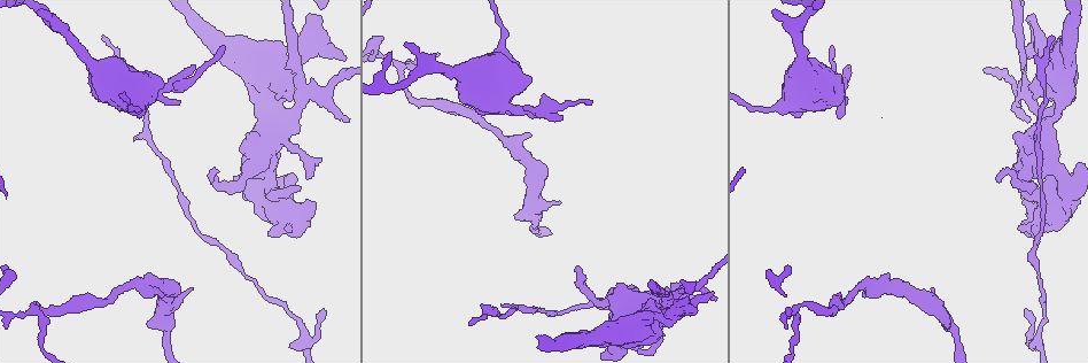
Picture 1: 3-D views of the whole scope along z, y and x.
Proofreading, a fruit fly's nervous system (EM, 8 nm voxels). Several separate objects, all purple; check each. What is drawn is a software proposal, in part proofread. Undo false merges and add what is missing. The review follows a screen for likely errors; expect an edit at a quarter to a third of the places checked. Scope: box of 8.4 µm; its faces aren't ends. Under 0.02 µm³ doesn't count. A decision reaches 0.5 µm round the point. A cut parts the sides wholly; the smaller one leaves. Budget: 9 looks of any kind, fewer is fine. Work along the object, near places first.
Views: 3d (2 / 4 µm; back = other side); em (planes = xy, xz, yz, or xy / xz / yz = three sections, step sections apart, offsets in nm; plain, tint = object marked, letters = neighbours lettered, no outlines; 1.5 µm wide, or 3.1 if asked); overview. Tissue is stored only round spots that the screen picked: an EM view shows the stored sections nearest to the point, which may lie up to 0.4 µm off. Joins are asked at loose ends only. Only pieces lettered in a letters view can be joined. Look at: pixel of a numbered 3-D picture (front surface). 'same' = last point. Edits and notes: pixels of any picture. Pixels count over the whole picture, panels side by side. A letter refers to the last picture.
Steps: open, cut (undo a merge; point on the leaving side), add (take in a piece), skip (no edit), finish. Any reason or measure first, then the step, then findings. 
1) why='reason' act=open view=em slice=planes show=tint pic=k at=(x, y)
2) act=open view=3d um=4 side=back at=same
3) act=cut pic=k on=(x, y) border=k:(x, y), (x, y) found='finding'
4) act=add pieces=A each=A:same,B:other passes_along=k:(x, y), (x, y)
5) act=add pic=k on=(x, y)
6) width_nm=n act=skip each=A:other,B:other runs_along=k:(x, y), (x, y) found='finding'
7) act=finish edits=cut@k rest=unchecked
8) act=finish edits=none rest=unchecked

why='free end' act=open view=3d um=4 pic=1 at=(282, 44)

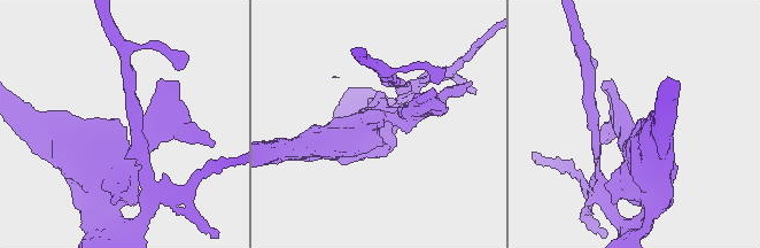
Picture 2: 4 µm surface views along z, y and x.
act=open view=em um=3.1 slice=yz step=16 show=letters pic=2 at=(636, 122)

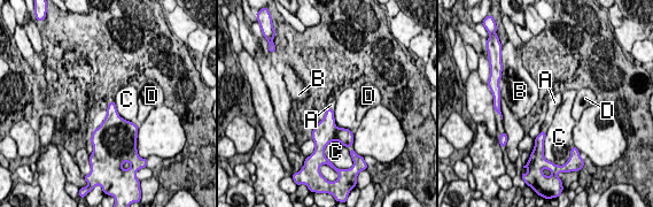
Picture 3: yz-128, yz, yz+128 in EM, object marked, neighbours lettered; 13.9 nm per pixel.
act=open view=em um=3.1 slice=xz step=16 show=letters at=same

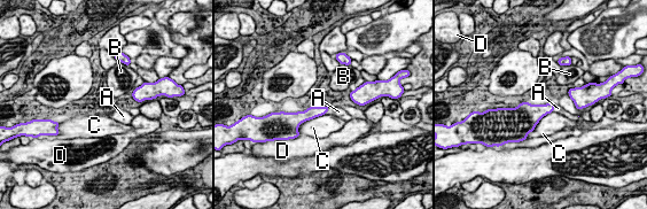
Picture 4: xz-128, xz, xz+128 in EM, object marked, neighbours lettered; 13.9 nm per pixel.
longest_contact=C:500nm act=add pieces=A each=A:same,B:other,C:other,D:other passes_along=4:(536, 111), (553, 107), (558, 108) found='the cell continues'

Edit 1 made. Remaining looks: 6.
why='redraw' act=open view=overview

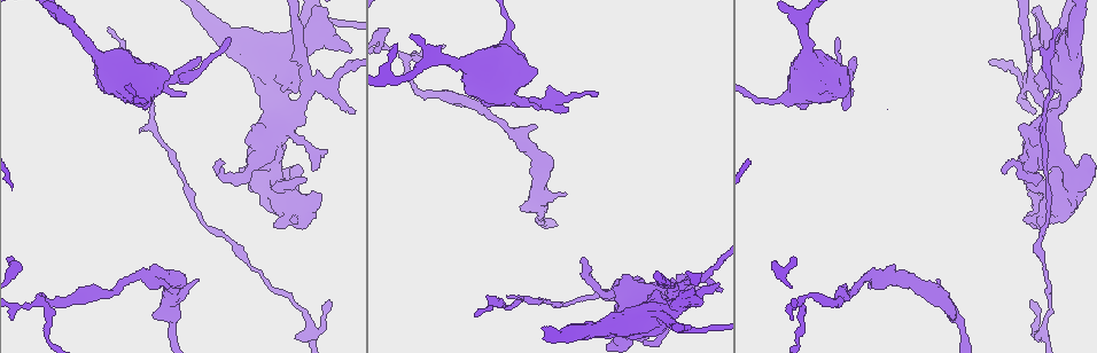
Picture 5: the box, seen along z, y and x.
why='an open end' act=open view=em slice=xz step=4 show=letters pic=5 at=(1057, 29)

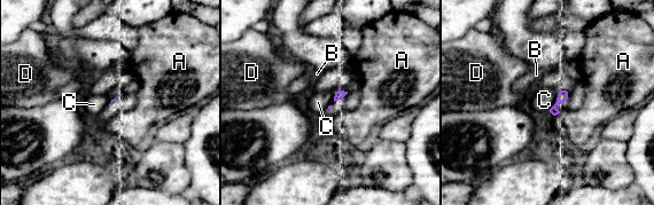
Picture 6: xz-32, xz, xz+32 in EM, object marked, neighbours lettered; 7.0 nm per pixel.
longest_contact=C:180nm act=add pieces=C each=A:other,B:other,C:same,D:other found='it goes on there'

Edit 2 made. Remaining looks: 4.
why='free end' act=open view=3d um=4 side=back pic=5 at=(218, 173)

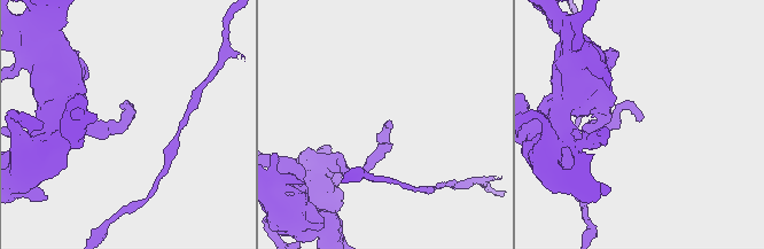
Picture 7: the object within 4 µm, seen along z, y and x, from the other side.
why='now the EM' act=open view=em slice=xy step=4 show=letters pic=7 at=(386, 128)

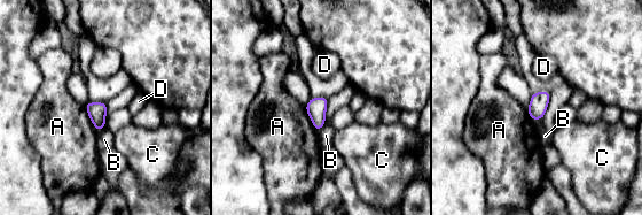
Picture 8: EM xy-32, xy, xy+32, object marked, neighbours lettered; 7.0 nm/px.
act=skip each=A:other,B:other,C:other,D:other border=8:(326, 117), (325, 124), (318, 131) found='no lettered piece goes on from it'

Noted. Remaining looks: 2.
act=finish edits=add@4,add@6 rest=unchecked

